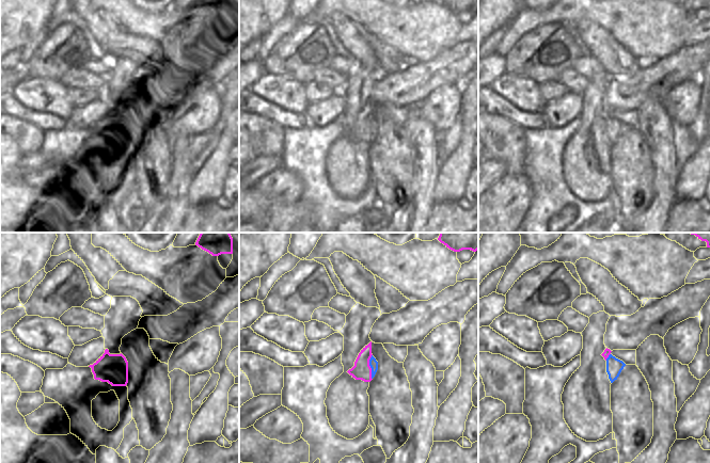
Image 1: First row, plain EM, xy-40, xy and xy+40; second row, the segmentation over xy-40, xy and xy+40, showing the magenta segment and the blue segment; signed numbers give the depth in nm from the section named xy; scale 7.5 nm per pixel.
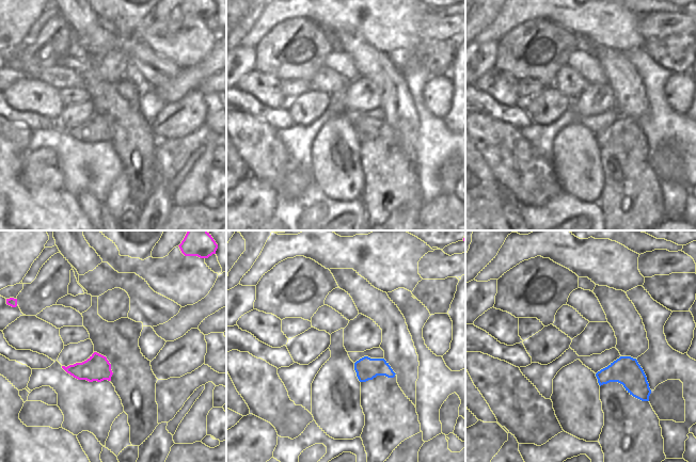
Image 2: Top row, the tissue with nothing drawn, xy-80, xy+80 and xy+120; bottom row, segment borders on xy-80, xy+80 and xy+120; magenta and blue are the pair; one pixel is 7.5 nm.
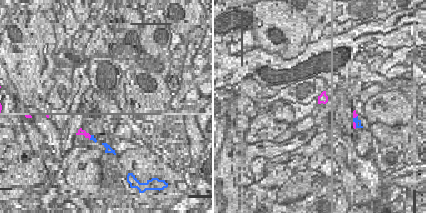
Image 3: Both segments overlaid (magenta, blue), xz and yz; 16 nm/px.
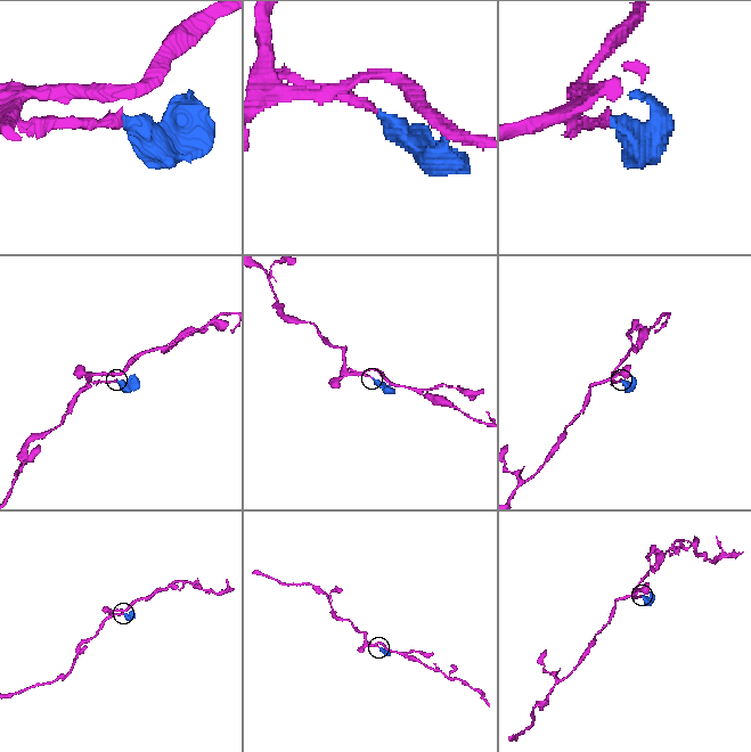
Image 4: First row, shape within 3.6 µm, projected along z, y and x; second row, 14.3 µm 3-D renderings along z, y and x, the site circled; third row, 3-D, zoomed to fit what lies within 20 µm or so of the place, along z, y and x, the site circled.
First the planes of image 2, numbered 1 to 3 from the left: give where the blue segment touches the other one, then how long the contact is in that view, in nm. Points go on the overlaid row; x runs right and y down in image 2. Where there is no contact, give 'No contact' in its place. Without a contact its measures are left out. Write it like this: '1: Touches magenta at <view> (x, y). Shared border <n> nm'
1: No contact
2: No contact
3: No contact

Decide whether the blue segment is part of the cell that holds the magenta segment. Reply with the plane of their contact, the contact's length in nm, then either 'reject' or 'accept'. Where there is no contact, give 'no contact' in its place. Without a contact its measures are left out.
contact in xy; length 190 nm; accept

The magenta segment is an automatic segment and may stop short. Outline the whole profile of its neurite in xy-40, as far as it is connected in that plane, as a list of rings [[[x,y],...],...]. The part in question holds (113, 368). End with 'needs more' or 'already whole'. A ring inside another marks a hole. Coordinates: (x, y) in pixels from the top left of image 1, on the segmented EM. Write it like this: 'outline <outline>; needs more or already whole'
outline [[[106,349],[105,353],[89,367],[92,368],[95,380],[108,382],[112,386],[126,386],[128,383],[128,362],[121,354],[110,354]]]; already whole

